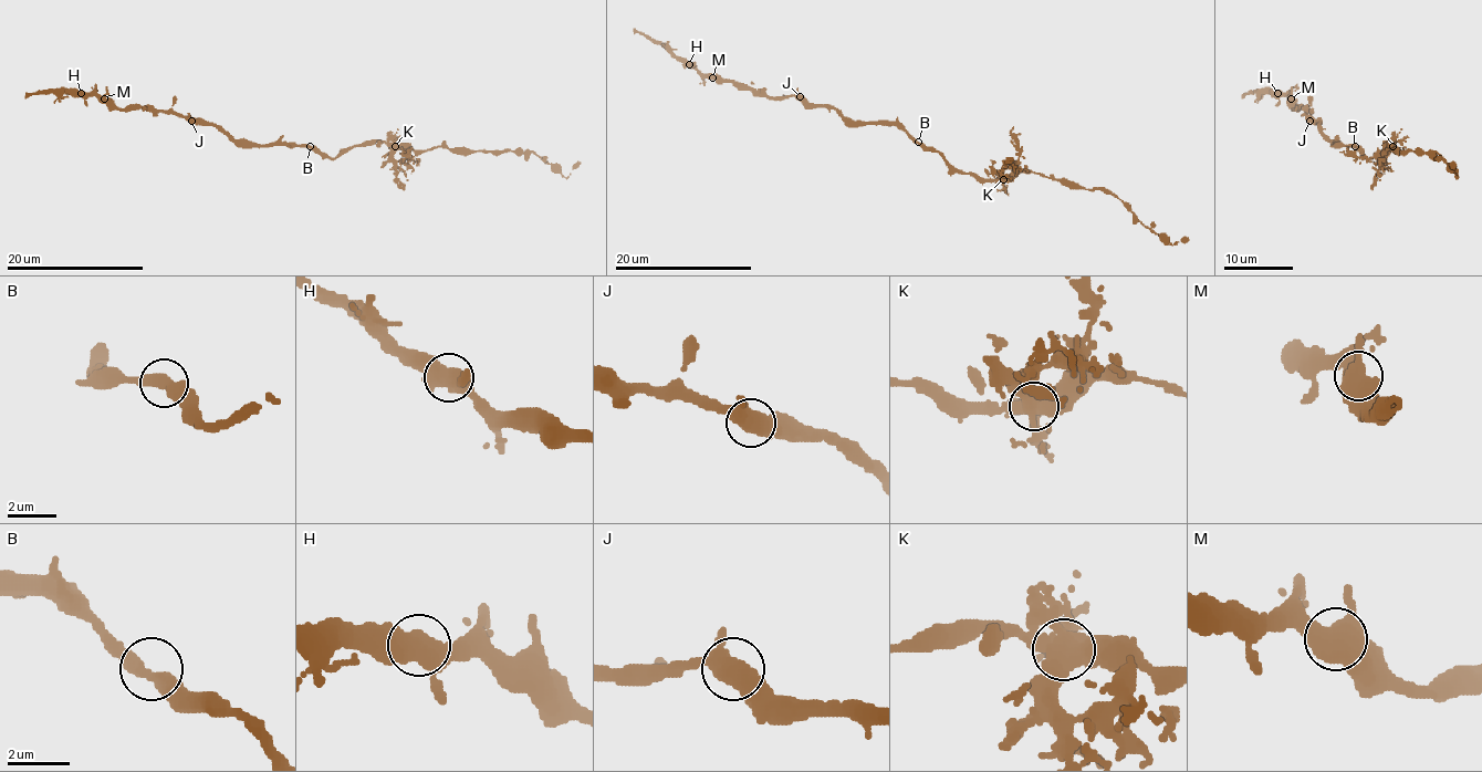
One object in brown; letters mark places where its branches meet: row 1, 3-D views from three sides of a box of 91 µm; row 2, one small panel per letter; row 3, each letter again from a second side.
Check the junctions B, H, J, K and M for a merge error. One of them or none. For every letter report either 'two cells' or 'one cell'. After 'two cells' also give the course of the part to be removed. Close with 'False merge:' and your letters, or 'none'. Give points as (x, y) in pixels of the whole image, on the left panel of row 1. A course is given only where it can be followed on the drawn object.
B: one cell
H: one cell
J: one cell
K: two cells; course (394, 146), (393, 156), (396, 159), (409, 158), (405, 152)
M: one cell
False merge: K

